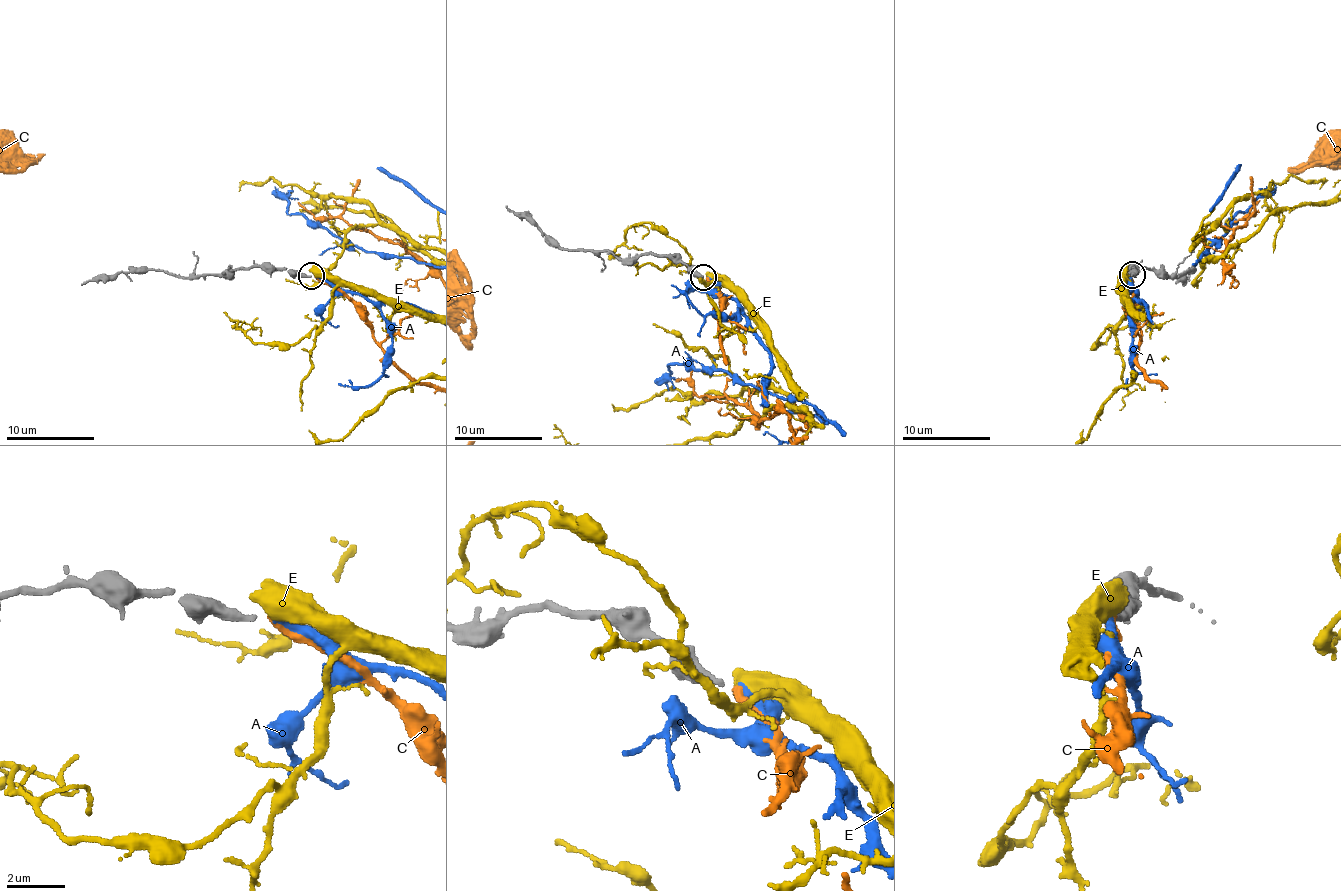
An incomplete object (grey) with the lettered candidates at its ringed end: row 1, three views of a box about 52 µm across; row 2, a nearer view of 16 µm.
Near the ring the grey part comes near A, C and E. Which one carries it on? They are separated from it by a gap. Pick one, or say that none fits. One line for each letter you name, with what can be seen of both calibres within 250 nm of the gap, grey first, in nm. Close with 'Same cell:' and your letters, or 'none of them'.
A: calibres 280 and 260 nm
Same cell: A

